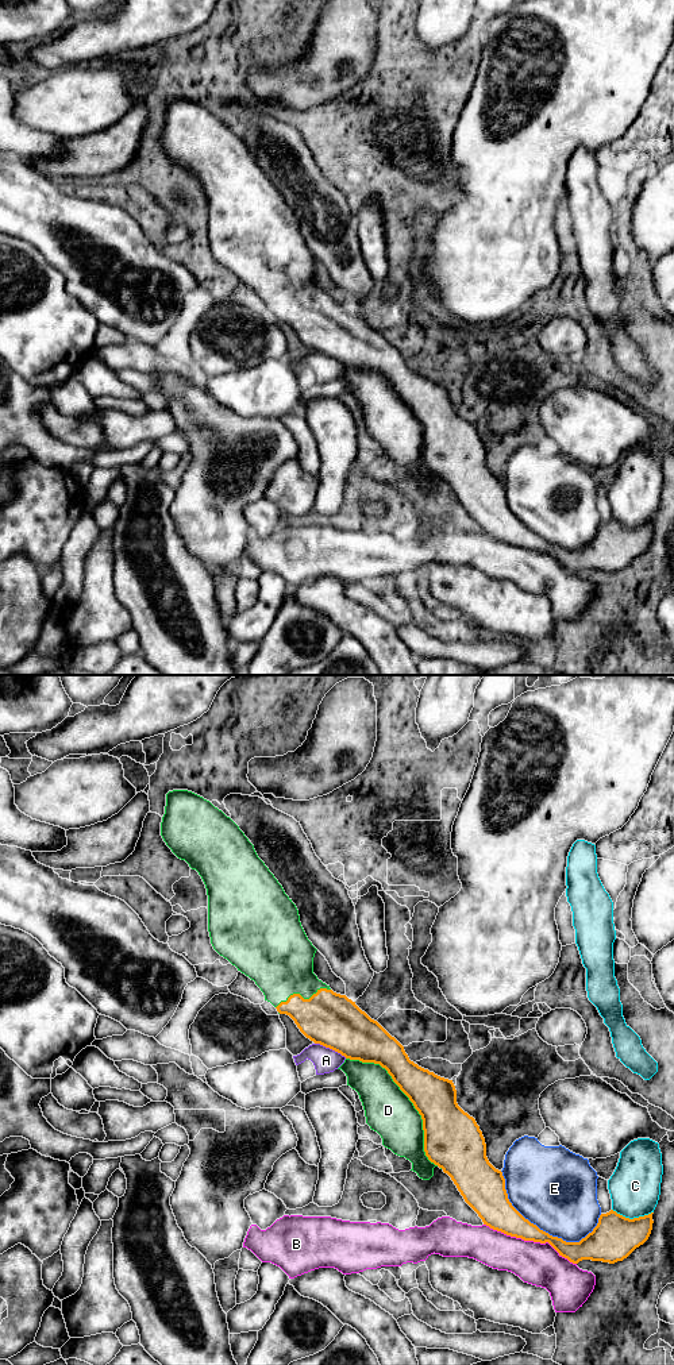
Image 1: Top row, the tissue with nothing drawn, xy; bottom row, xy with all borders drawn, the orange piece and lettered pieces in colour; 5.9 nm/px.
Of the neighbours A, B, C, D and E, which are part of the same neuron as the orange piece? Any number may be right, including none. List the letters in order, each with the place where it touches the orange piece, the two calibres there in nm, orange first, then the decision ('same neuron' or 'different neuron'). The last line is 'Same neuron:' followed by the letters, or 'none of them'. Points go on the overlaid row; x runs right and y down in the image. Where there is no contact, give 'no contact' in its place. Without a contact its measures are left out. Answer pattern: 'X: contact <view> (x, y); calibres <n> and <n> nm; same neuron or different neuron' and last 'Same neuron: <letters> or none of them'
A: contact xy (331, 1048); calibres 320 and 150 nm; different neuron
B: contact xy (530, 1240); calibres 200 and 260 nm; different neuron
C: contact xy (634, 1218); calibres 260 and 300 nm; different neuron
D: contact xy (409, 1099); calibres 260 and 280 nm; same neuron
E: contact xy (536, 1226); calibres 200 and 480 nm; different neuron
Same neuron: D

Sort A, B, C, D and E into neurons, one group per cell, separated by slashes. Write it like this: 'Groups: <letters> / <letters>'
Groups: A / B / C / D / E

